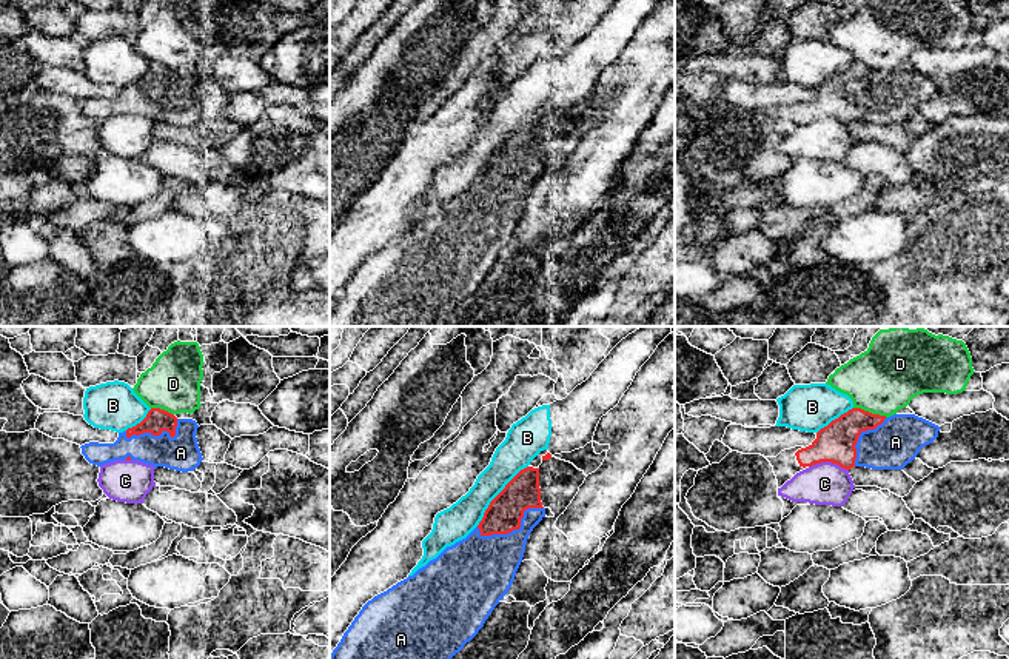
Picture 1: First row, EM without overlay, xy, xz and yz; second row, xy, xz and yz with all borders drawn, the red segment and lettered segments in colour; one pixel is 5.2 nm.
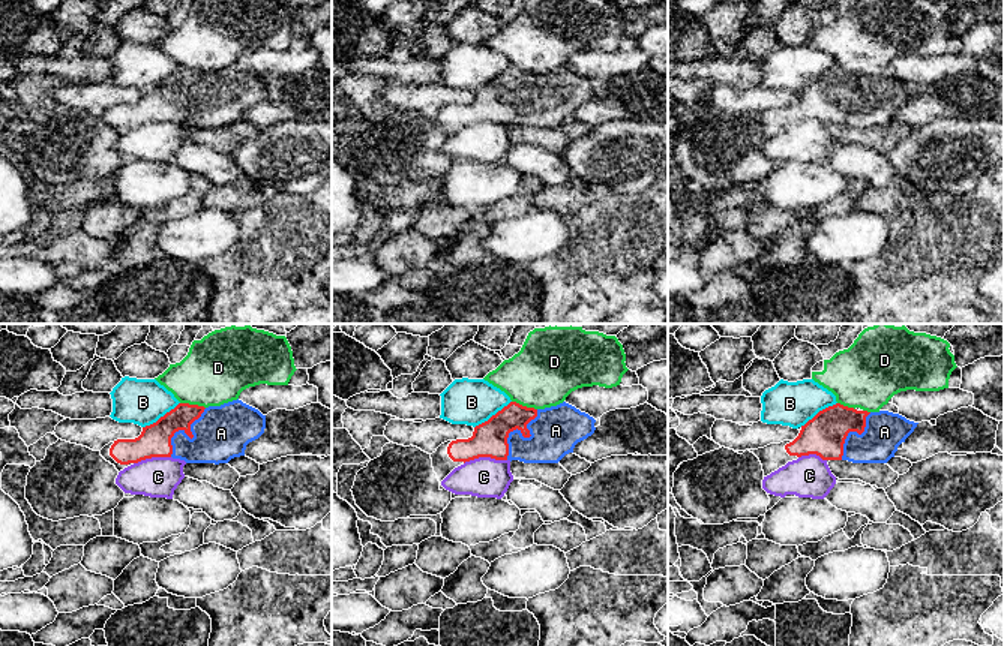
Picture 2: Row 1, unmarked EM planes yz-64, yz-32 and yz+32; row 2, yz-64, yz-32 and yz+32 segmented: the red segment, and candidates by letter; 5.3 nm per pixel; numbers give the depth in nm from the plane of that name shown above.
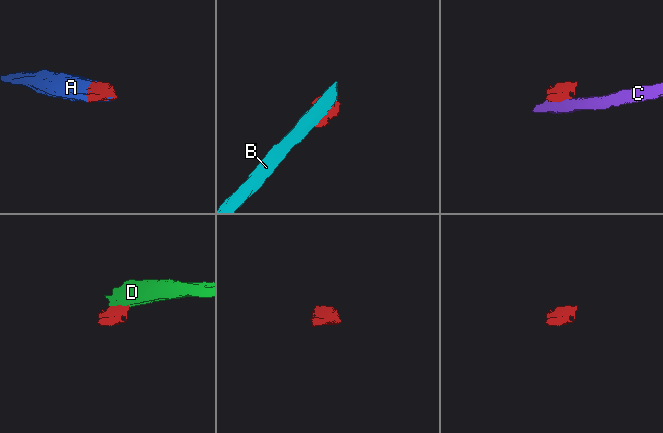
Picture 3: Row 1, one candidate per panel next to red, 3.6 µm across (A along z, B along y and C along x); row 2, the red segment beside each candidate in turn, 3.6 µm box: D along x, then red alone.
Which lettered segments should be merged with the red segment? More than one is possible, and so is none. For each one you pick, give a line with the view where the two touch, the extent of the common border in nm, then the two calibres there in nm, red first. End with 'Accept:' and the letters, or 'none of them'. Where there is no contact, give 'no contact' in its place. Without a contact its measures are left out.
A: meets red in xz; contact 360 nm long; 190 nm thick on the red side, 320 nm on the other
Accept: A

